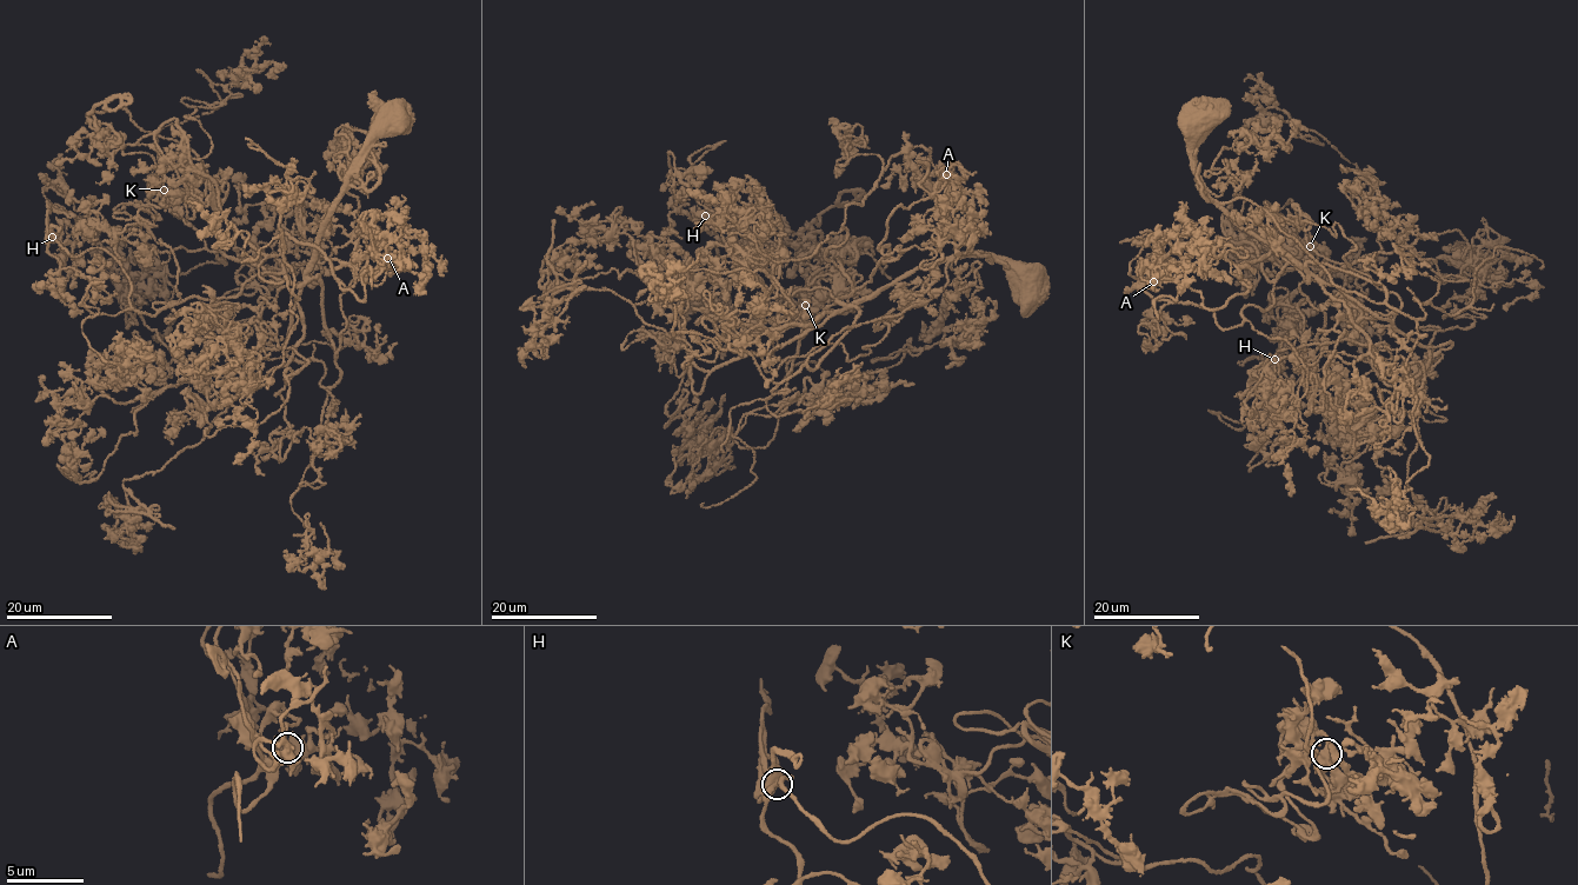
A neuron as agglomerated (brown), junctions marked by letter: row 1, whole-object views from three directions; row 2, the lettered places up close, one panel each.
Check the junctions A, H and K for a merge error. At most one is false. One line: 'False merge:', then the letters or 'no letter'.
False merge: no letter

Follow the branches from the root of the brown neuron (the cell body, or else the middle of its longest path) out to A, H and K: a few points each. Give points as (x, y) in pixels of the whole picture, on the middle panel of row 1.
A: (1026, 284), (1034, 287), (1007, 264), (958, 254), (837, 301), (871, 280), (894, 208), (937, 194), (946, 173)
H: (1026, 284), (958, 254), (847, 306), (784, 298), (721, 235), (737, 213), (710, 197), (705, 217)
K: (1026, 284), (958, 254), (847, 306), (838, 259), (856, 258), (851, 245), (805, 305)

